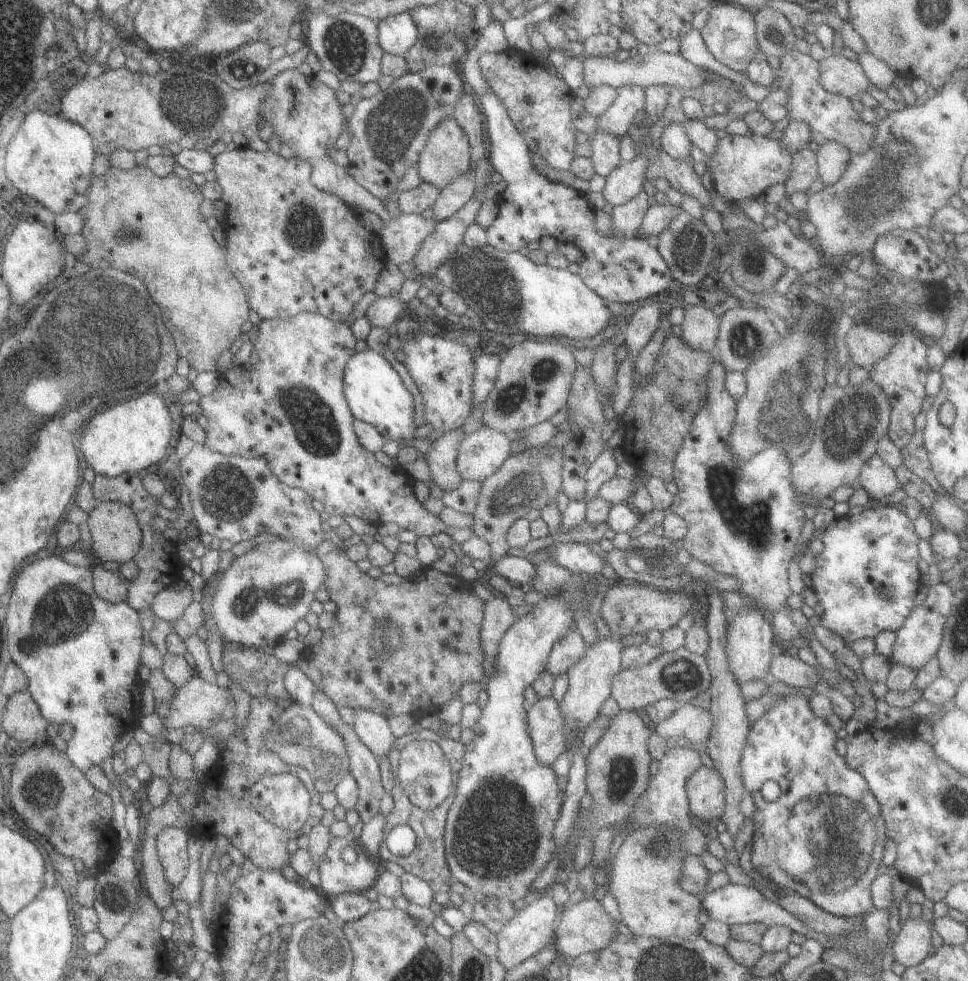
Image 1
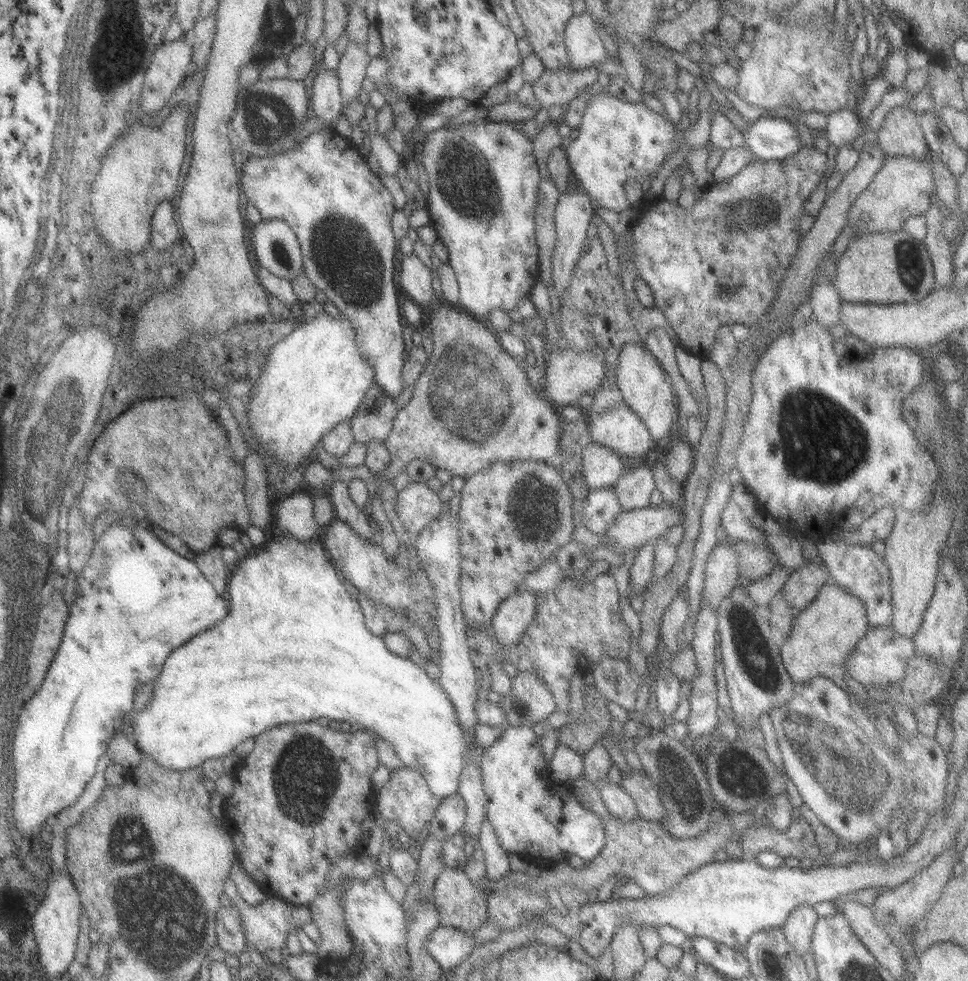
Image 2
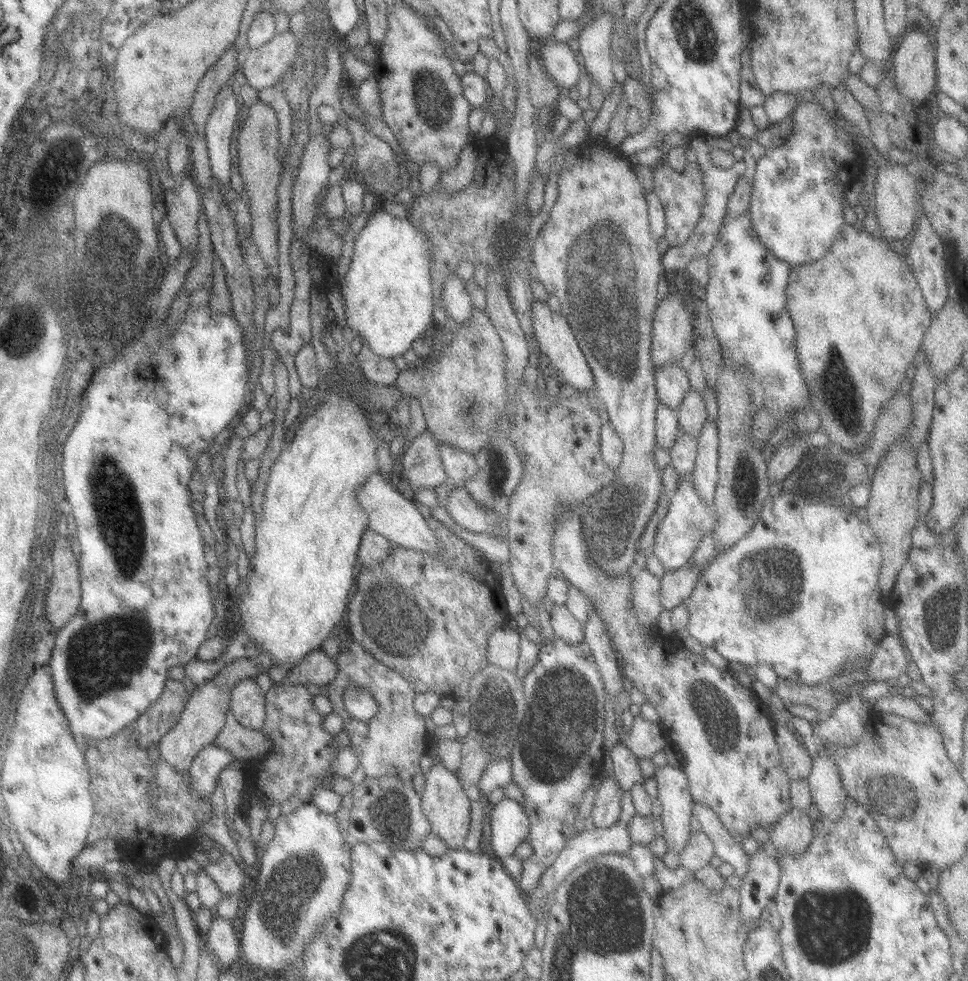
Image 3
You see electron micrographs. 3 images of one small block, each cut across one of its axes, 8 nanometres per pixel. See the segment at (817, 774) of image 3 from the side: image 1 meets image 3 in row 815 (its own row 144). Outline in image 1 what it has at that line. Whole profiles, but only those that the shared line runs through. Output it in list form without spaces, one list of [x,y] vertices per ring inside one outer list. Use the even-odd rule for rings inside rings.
[[[838,142],[820,144],[815,152],[815,164],[820,181],[824,185],[837,182],[849,162],[849,157],[850,152]]]

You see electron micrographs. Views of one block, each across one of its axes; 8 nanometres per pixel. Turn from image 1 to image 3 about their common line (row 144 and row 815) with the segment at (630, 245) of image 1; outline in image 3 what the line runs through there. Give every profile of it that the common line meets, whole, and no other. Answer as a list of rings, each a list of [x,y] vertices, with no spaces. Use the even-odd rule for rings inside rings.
[[[503,798],[493,804],[489,826],[491,834],[485,851],[501,860],[512,856],[515,848],[526,840],[528,818],[518,802]]]

